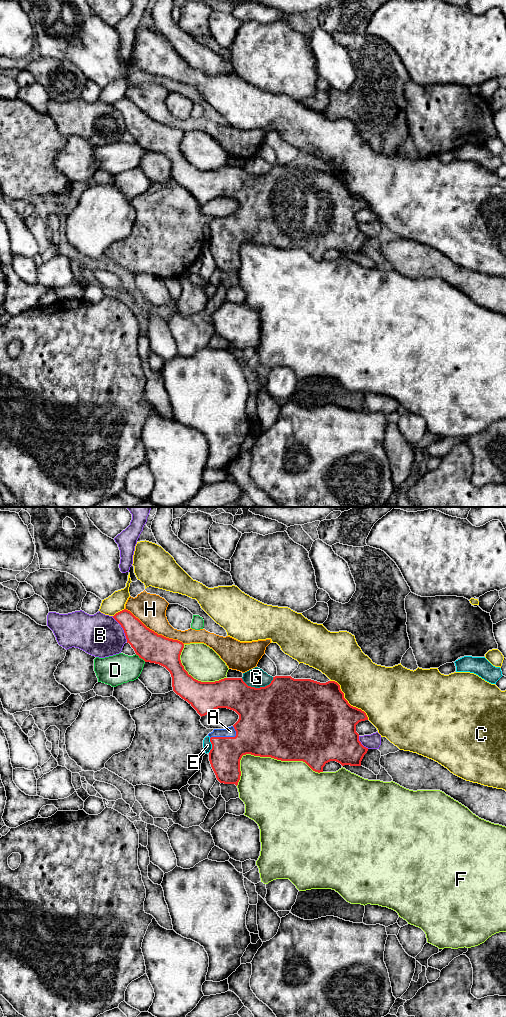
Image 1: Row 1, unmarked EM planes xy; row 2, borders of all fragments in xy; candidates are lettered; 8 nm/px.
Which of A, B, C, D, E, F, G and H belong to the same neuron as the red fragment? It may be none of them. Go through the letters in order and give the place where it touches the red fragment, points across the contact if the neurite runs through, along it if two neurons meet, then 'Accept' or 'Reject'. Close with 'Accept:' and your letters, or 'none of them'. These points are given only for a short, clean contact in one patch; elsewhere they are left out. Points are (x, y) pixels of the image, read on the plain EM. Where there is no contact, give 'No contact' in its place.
A: Touches red at xy (224, 225). Accept
B: Touches red at xy (123, 117). Reject
C: Touches red at xy (347, 189). Reject
D: Touches red at xy (140, 145). Reject
E: Touches red at xy (212, 233). Reject
F: Touches red at xy (267, 244). Reject
G: Touches red at xy (258, 176). Reject
H: Touches red at xy (153, 119). Reject
Accept: A

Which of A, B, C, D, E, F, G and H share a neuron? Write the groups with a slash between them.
A / B / C / D / E / F / G / H

